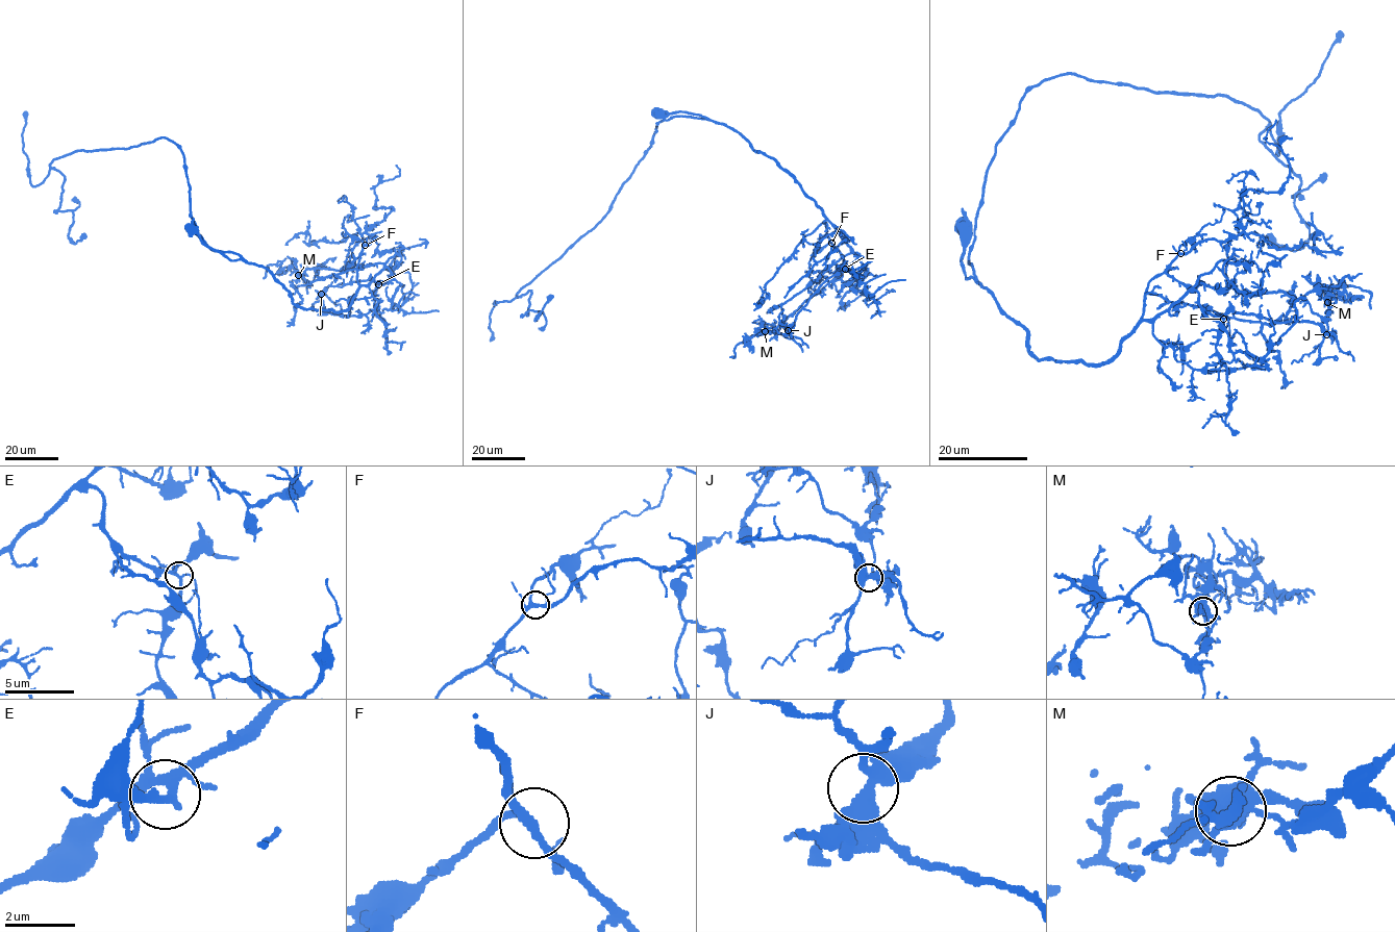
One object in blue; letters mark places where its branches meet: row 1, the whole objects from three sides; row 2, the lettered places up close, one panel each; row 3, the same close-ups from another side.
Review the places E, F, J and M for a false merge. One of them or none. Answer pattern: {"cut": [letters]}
{"cut": ["M"]}

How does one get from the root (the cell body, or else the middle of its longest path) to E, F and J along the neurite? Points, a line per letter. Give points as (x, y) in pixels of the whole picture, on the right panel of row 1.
E: (961, 226), (965, 277), (1027, 332), (1039, 359), (1106, 363), (1142, 321), (1188, 291), (1223, 319)
F: (961, 226), (965, 277), (1027, 332), (1027, 350), (1039, 359), (1106, 363), (1140, 320), (1149, 282), (1180, 253)
J: (961, 226), (965, 277), (1027, 332), (1039, 359), (1106, 363), (1188, 291), (1215, 316), (1311, 322), (1326, 334)

